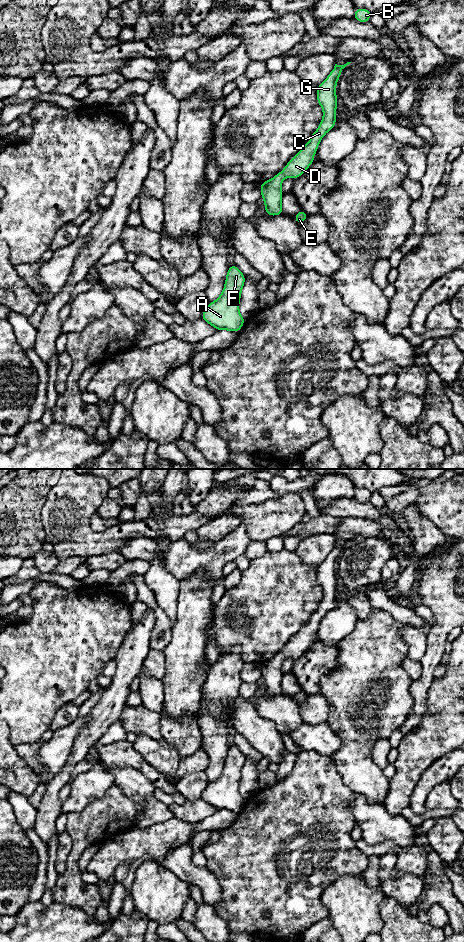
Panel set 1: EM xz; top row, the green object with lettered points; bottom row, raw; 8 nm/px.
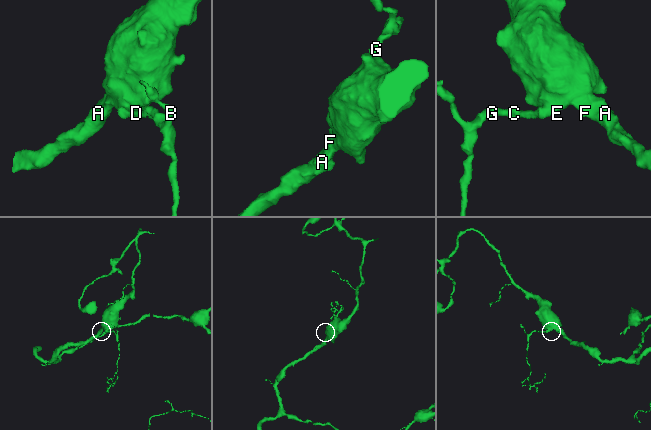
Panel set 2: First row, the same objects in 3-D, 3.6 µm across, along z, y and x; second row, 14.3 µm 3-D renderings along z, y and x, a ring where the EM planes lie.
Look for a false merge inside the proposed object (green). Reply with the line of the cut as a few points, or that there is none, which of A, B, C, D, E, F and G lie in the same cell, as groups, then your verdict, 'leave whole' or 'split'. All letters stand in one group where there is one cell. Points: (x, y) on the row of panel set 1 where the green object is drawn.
no cut; A B C D E F G; leave whole

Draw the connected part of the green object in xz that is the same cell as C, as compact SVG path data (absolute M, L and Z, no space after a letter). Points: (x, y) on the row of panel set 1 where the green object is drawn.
M351 62L344 65L335 64L327 78L317 86L317 102L323 109L323 118L318 129L311 135L308 143L292 157L284 169L272 179L260 184L260 192L265 203L265 214L269 216L284 215L281 201L281 184L284 178L299 178L314 162L314 154L325 134L336 126L336 108L338 105L336 84L342 70Z

